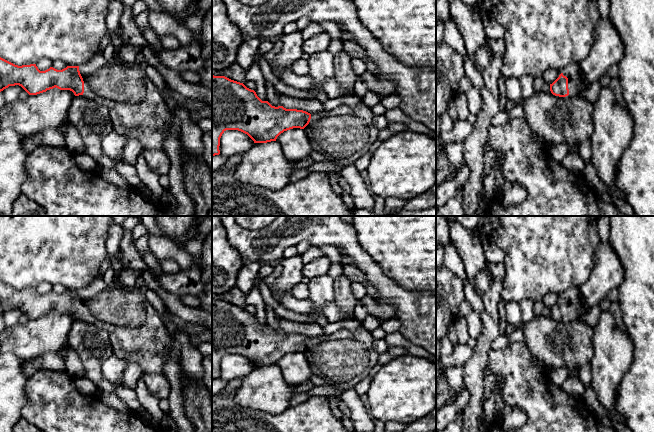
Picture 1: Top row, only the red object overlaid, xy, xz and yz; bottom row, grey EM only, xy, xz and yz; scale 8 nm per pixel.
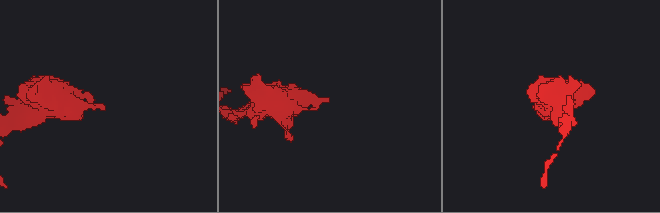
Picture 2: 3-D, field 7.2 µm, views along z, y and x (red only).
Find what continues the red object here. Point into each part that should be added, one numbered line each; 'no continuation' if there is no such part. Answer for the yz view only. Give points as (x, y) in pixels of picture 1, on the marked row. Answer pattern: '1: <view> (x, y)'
1: yz (577, 85)

